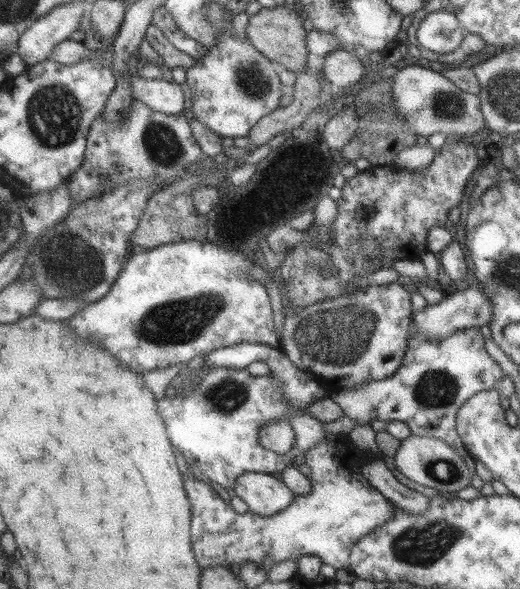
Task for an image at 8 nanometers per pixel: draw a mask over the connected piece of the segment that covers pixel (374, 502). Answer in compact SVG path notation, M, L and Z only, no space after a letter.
M326 444L320 447L314 447L310 450L305 452L304 462L308 464L311 468L311 483L312 483L312 492L304 496L296 496L295 499L290 503L288 508L285 508L283 511L277 512L272 516L260 516L257 515L255 512L250 510L246 511L245 513L236 512L232 507L231 504L225 502L218 493L216 493L213 485L208 485L203 481L196 479L193 475L184 475L183 476L183 485L186 489L186 494L191 506L191 548L193 549L193 553L195 554L197 563L201 566L202 569L208 568L209 566L242 566L244 562L252 561L256 562L257 565L264 568L265 562L270 559L272 562L284 562L285 560L291 560L292 562L297 562L297 560L302 556L317 556L318 558L322 559L324 564L330 564L336 570L337 569L348 569L350 566L350 551L351 548L356 544L357 540L360 540L360 537L363 537L368 532L372 532L374 527L378 525L384 524L384 521L387 521L393 514L393 506L394 503L386 498L377 488L374 488L365 478L363 478L363 474L360 472L360 466L362 464L366 464L368 459L374 459L374 456L370 454L360 454L360 449L356 450L356 448L342 448L339 447L328 447Z

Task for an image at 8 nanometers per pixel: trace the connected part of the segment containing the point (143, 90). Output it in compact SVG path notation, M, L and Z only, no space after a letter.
M129 76L135 100L147 104L151 110L166 115L184 112L182 86L169 79L146 79Z

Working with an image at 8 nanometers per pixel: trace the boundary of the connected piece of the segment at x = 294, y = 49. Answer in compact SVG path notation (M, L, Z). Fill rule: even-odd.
M285 4L274 8L264 8L252 15L248 23L247 38L267 58L279 68L296 74L307 68L309 50L307 47L306 27L302 25L302 15L293 7Z

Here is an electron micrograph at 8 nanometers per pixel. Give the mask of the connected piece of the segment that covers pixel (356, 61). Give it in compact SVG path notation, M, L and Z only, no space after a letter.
M344 49L325 56L323 69L325 78L335 89L345 90L360 82L367 72L366 61Z

